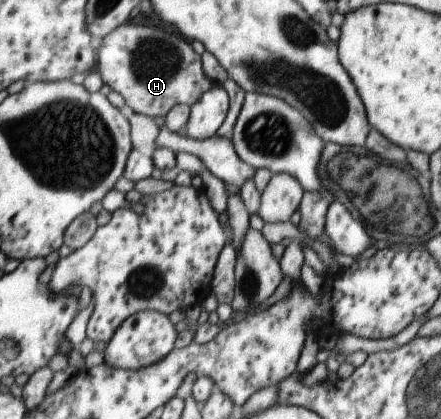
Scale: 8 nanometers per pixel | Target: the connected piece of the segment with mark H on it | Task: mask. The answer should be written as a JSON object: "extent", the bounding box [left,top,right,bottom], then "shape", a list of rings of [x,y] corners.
{"extent":[98,23,214,118],"shape":[[[124,23],[104,38],[98,50],[98,71],[104,84],[121,94],[125,105],[136,113],[166,118],[179,104],[197,104],[214,85],[204,69],[202,57],[178,33],[156,25]]]}

